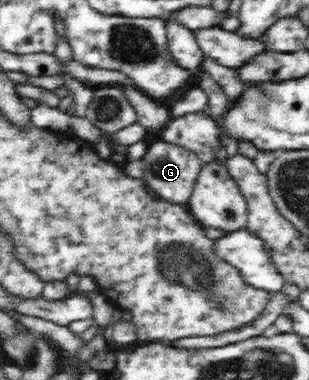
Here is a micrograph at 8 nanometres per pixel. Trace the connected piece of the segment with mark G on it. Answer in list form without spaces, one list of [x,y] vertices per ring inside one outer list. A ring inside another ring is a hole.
[[[160,140],[151,144],[141,159],[145,165],[143,178],[150,189],[168,202],[186,205],[190,195],[192,195],[198,173],[204,165],[198,155],[181,146]]]

